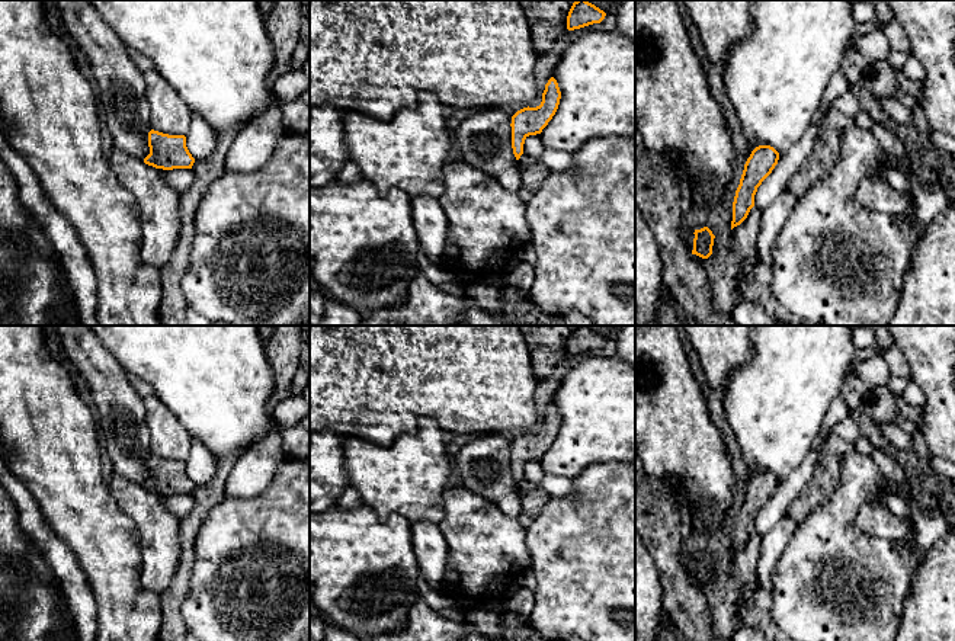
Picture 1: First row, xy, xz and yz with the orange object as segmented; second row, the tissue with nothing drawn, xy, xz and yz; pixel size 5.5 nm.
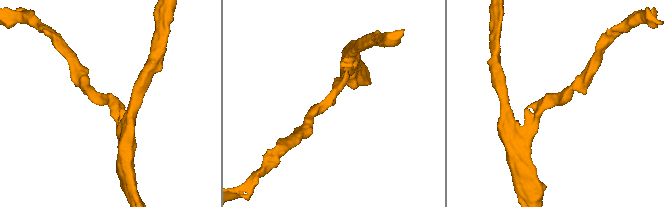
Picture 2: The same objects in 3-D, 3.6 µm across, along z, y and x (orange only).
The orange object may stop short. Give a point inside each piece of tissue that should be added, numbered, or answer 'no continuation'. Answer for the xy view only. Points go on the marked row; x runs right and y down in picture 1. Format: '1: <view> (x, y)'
no continuation

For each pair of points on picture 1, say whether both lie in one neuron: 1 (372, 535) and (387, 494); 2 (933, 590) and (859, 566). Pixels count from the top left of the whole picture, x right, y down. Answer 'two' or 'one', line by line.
1: two
2: two

